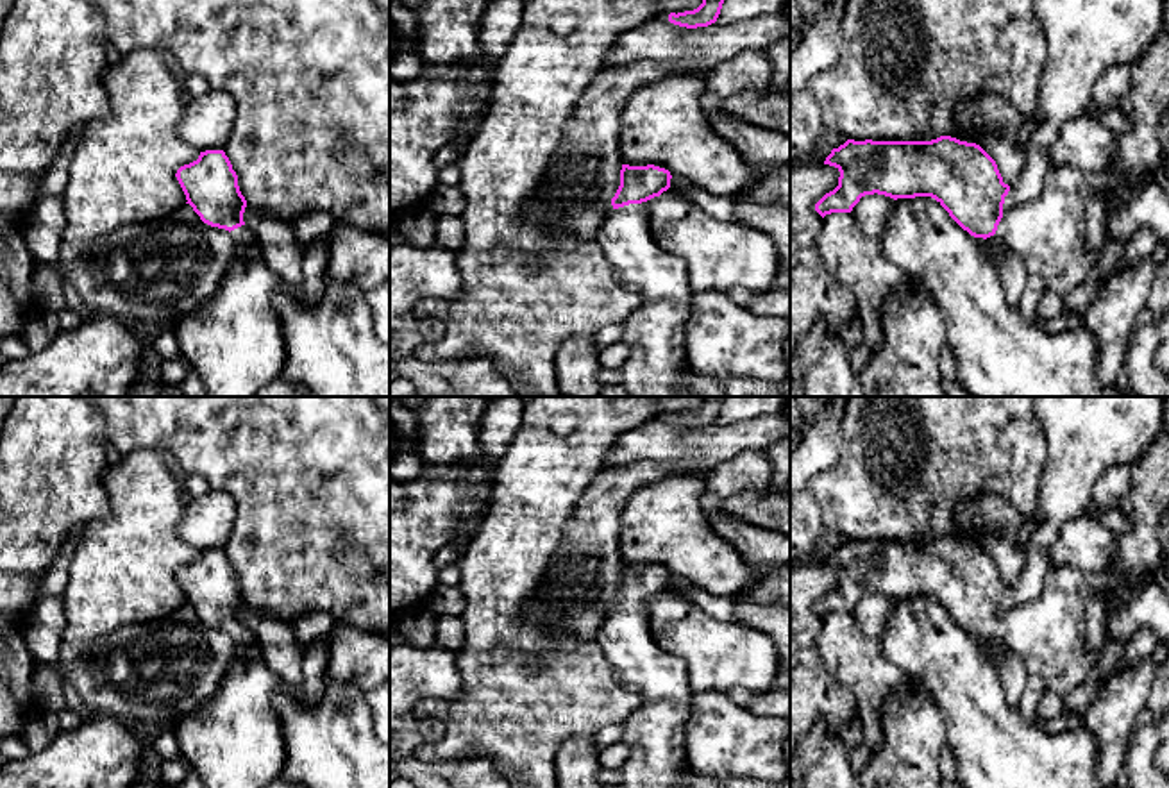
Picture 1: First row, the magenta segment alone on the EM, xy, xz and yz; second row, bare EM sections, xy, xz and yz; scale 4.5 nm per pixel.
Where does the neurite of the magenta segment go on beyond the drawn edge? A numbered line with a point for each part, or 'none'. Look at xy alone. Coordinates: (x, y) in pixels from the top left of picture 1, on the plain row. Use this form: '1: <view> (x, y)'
1: xy (242, 635)

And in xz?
1: xz (655, 733)

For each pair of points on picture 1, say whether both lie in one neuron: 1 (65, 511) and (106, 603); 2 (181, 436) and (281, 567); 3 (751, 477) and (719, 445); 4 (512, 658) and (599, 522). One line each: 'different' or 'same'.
1: different
2: same
3: different
4: different

